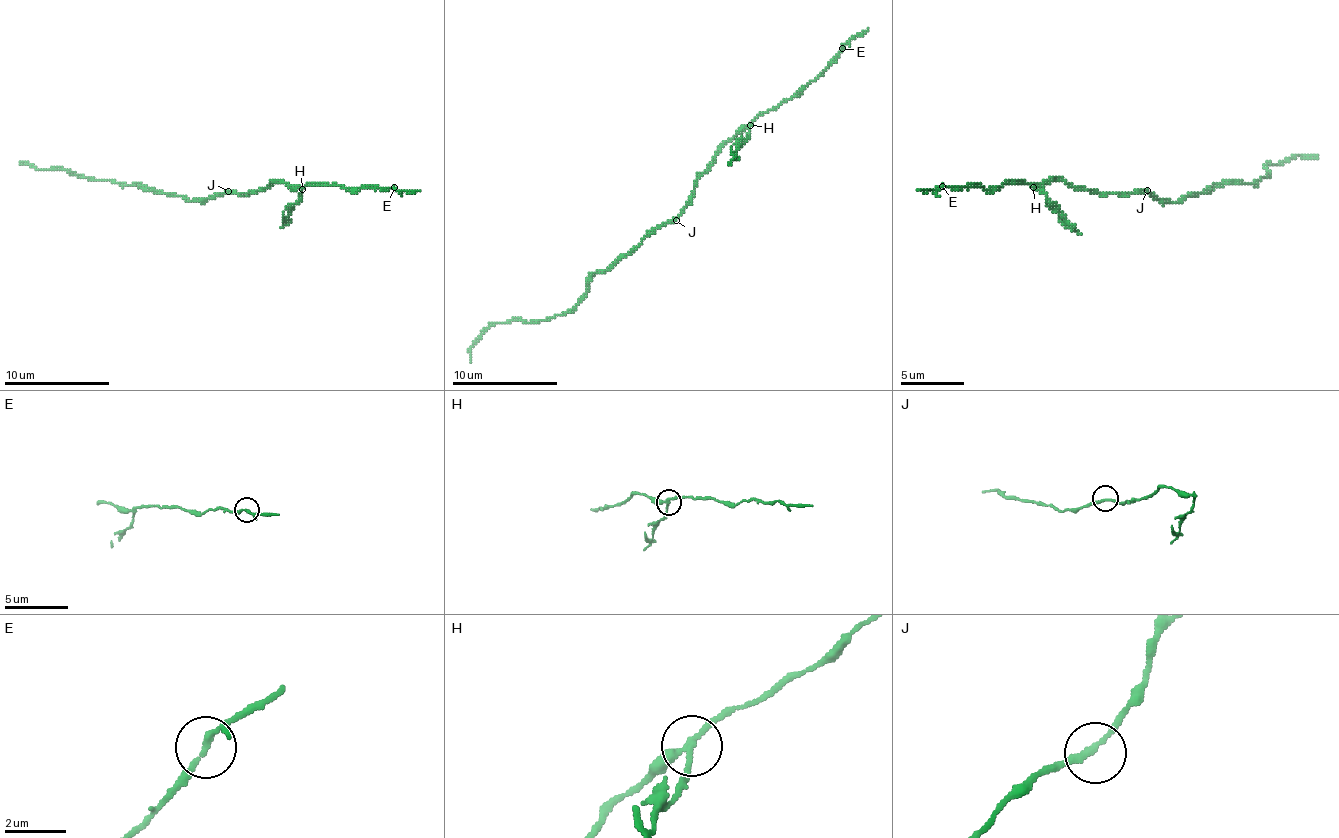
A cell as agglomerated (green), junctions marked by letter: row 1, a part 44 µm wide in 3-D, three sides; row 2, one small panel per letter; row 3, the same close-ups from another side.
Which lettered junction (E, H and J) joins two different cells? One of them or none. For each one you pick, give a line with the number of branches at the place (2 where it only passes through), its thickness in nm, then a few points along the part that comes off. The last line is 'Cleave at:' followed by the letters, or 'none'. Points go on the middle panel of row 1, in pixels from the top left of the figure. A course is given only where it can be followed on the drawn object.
H: branches 3; calibre 200 nm; course (749, 125), (728, 165)
Cleave at: H

